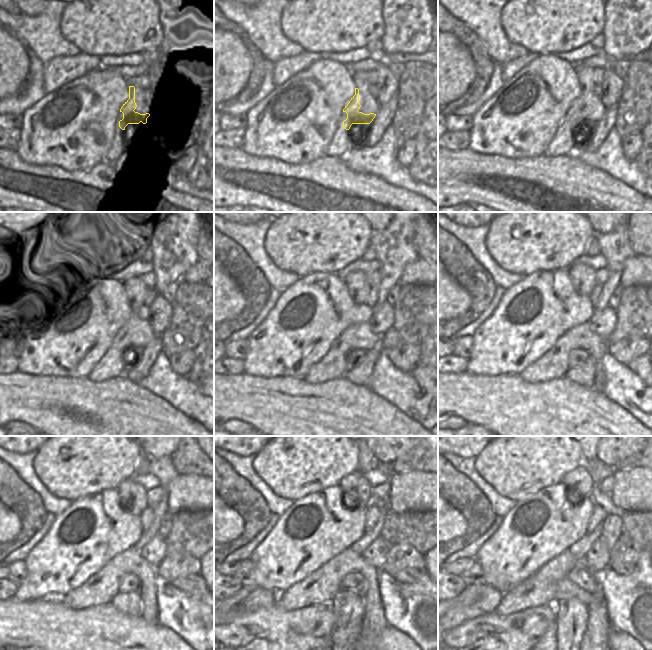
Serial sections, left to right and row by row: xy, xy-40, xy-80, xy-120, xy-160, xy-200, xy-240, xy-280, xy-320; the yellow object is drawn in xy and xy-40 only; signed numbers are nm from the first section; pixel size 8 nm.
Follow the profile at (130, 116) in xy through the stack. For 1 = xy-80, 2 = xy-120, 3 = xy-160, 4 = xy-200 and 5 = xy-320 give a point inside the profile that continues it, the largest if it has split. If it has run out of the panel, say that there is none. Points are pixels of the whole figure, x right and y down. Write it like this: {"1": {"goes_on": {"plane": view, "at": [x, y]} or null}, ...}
{"1": {"goes_on": {"plane": "xy-80", "at": [578, 116]}}, "2": {"goes_on": {"plane": "xy-120", "at": [130, 339]}}, "3": {"goes_on": {"plane": "xy-160", "at": [356, 341]}}, "4": {"goes_on": {"plane": "xy-200", "at": [595, 348]}}, "5": {"goes_on": {"plane": "xy-320", "at": [598, 628]}}}

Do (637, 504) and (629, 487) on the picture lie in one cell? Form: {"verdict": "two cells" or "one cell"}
{"verdict": "one cell"}

